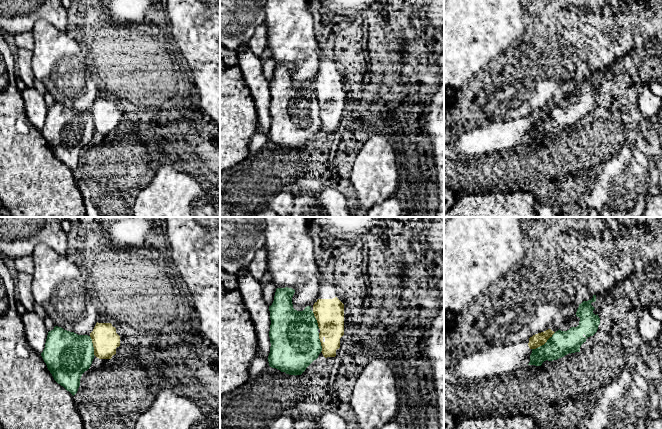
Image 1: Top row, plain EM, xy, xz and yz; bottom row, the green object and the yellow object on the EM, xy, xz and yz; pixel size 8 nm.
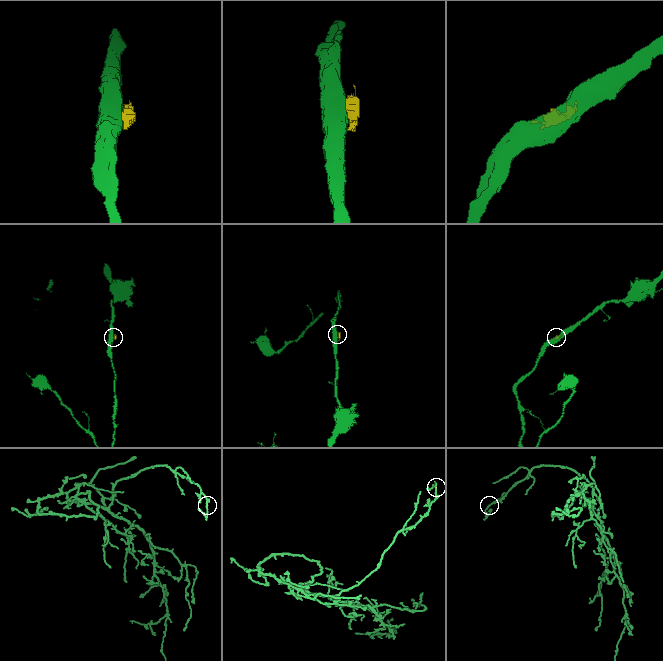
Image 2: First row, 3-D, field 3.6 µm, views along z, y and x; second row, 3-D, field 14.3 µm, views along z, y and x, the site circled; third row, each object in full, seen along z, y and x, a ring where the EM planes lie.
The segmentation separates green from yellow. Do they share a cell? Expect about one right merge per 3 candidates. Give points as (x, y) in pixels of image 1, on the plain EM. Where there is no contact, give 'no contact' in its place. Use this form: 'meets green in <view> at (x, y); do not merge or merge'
meets green in yz at (544, 120); do not merge

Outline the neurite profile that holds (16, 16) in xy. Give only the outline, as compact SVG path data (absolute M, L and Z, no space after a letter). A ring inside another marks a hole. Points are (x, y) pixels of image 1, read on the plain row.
M0 0L0 31L17 35L31 32L38 21L51 23L59 31L67 29L69 15L61 0Z

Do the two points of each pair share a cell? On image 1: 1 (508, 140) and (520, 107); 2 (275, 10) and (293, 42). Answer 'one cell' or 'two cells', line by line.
1: two cells
2: one cell

